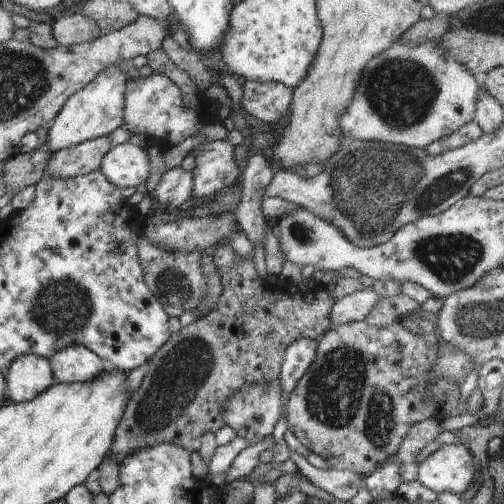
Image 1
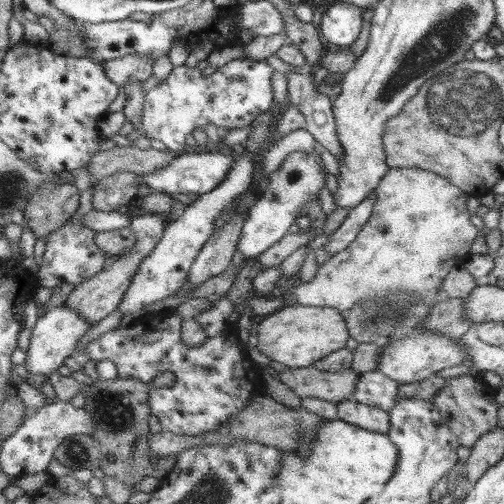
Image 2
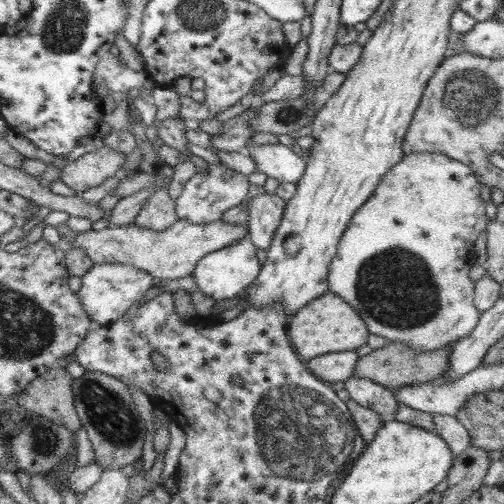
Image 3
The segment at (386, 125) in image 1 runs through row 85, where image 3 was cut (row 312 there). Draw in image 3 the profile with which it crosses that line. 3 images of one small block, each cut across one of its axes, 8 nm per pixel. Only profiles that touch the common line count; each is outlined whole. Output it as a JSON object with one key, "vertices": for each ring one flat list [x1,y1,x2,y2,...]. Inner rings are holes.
{"vertices":[[417,152,417,154,403,154,401,162,395,164,383,178,381,184,377,184,377,188,373,190,373,194,365,200,365,204,351,216,339,246,337,246,337,254,333,256,331,264,329,264,329,274,327,274,327,284,329,284,329,292,333,296,339,296,343,302,347,302,359,316,361,320,367,324,369,334,377,334,377,336,385,336,389,342,393,340,401,340,401,342,409,342,413,348,425,348,425,350,433,350,433,348,443,348,447,344,453,344,465,336,469,336,469,332,475,328,475,324,479,322,479,312,473,304,473,282,469,282,467,272,473,266,475,258,475,240,485,232,489,218,485,216,485,202,479,198,479,180,477,176,471,174,473,170,469,166,463,166,457,160,449,160,447,156,441,154,429,154,429,152]]}

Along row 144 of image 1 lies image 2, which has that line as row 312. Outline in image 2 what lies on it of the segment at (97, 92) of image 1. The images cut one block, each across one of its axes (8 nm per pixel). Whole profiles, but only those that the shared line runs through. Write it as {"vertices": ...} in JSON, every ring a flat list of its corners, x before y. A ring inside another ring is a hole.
{"vertices":[[63,306,51,308,49,312,45,312,41,318,37,318,35,328,31,330,29,336,29,348,27,348,27,356,25,356,25,368,31,374,43,374,49,376,51,372,57,370,57,366,61,366,69,356,75,356,75,344,81,336,85,336,85,332,91,328,93,322,87,322,83,316,79,316,75,310]]}

